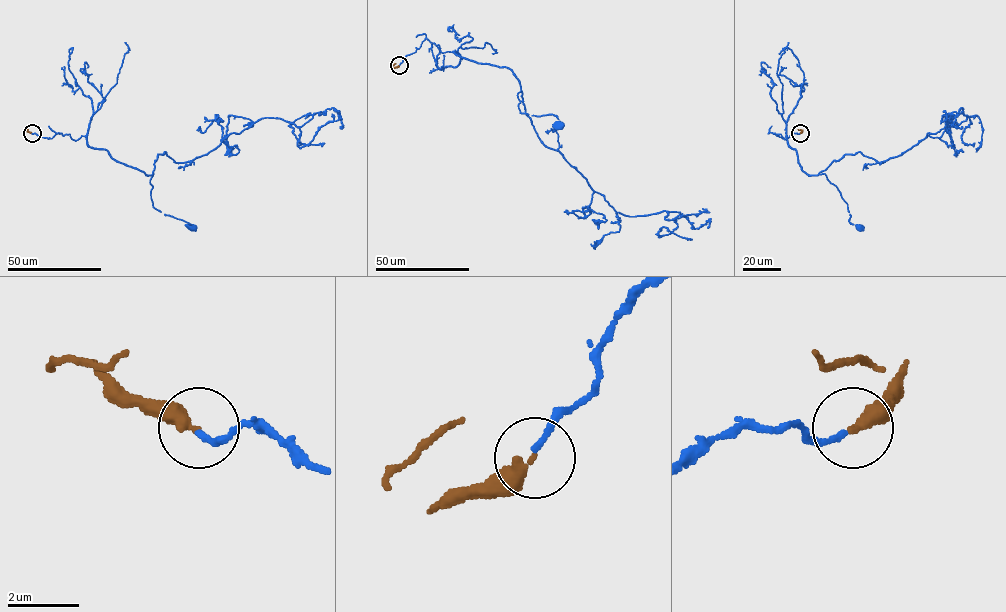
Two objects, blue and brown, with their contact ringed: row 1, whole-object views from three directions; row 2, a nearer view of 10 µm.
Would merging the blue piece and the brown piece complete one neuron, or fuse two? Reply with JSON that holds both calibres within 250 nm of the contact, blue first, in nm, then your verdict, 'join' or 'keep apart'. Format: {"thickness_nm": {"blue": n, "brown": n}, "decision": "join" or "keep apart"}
{"thickness_nm": {"blue": 140, "brown": 320}, "decision": "join"}

